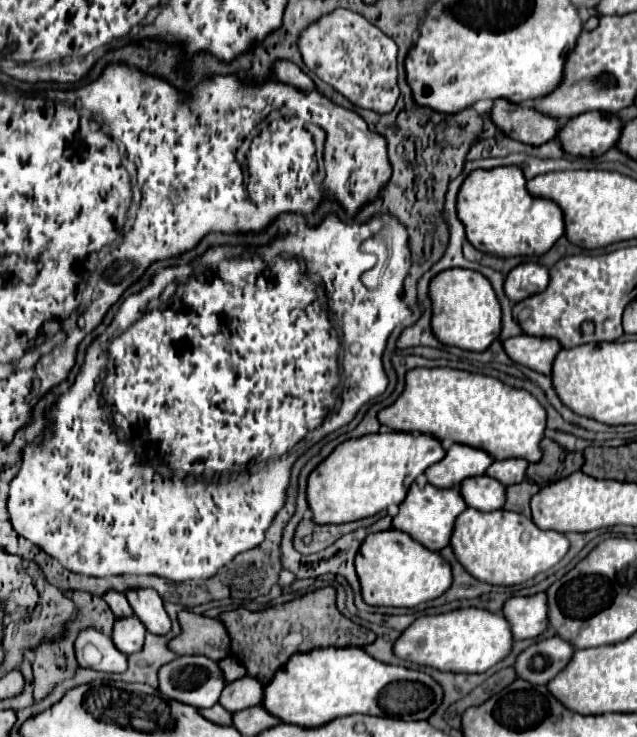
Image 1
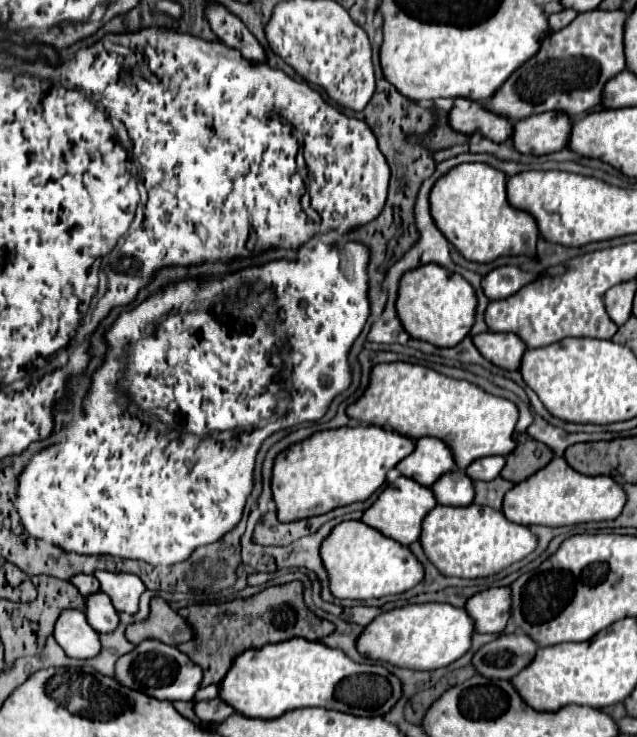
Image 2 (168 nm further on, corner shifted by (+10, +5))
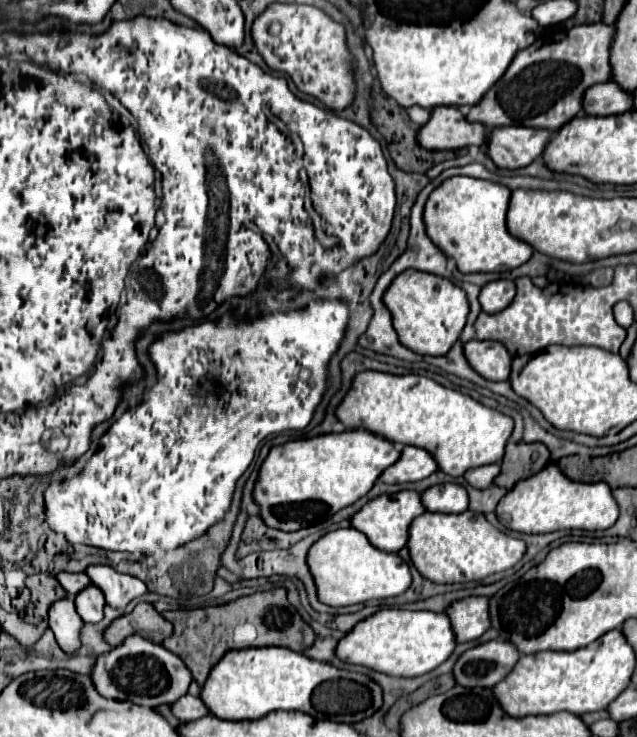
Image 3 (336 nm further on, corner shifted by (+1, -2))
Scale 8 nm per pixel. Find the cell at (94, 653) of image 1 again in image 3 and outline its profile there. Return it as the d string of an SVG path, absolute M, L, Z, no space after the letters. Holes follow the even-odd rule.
M70 596L56 600L50 606L50 614L48 614L48 624L50 630L56 636L56 642L62 646L64 652L72 654L76 648L80 648L80 628L82 628L82 618L76 612L74 600Z

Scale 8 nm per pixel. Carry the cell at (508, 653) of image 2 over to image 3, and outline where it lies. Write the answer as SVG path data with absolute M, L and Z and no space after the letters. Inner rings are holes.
M490 640L458 656L452 674L456 684L466 688L490 688L498 684L518 662L520 654L510 642Z

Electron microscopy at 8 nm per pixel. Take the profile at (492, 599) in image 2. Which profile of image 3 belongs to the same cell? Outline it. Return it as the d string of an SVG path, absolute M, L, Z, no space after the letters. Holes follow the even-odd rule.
M468 596L452 602L446 608L446 616L452 622L456 642L476 640L490 628L488 600L480 596Z

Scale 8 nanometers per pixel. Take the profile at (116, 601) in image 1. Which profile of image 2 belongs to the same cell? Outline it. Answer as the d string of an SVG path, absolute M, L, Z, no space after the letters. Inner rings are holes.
M83 573L81 575L75 575L71 579L71 583L81 591L83 597L89 597L89 595L95 595L95 593L101 591L101 585L97 583L97 579L93 575L83 575Z

